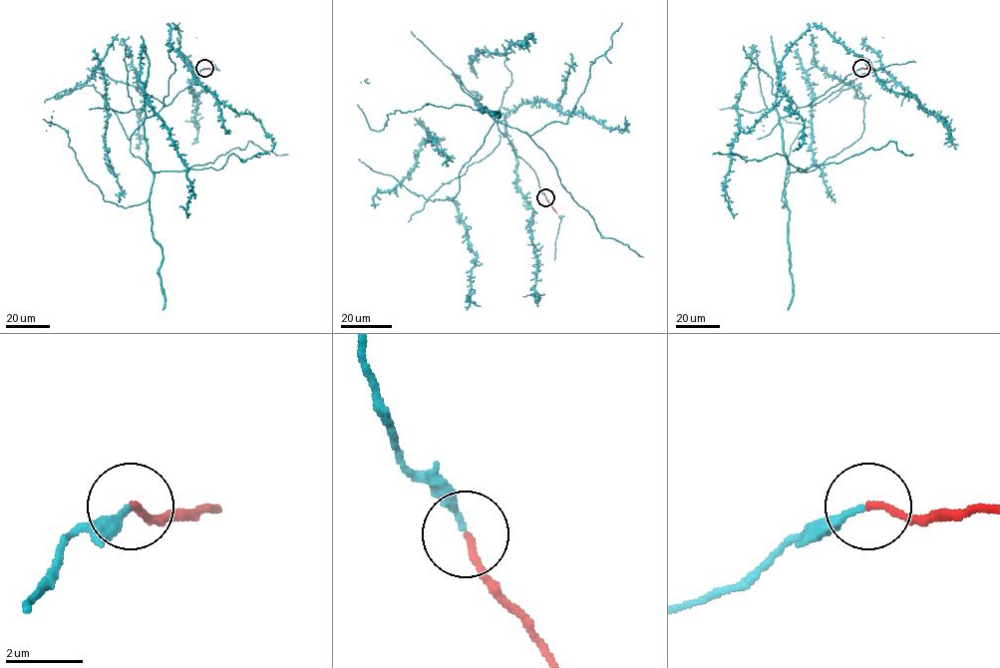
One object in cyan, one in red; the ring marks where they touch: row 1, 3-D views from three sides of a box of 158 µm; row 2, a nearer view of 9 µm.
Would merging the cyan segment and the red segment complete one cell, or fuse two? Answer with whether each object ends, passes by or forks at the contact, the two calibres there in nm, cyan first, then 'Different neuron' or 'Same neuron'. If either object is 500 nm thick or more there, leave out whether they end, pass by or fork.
At the ring cyan ends. At the ring red ends. Thickness 180 nm (cyan) against 180 nm. Same neuron

